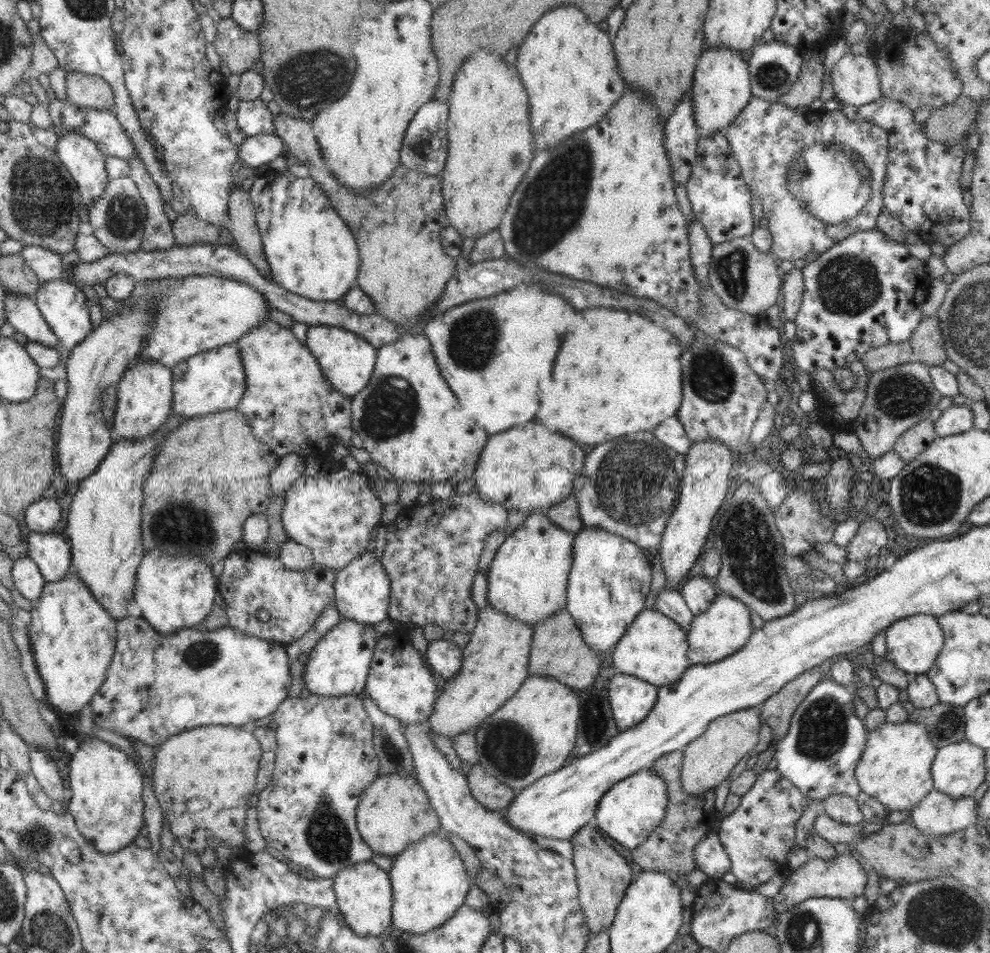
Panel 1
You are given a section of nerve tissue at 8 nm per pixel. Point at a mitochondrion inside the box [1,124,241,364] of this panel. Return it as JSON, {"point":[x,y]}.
{"point":[41,205]}

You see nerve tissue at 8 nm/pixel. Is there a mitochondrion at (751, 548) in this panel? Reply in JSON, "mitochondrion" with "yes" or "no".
{"mitochondrion":"yes"}

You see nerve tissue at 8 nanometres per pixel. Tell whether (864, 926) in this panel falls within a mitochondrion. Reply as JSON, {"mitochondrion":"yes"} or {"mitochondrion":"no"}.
{"mitochondrion":"no"}

